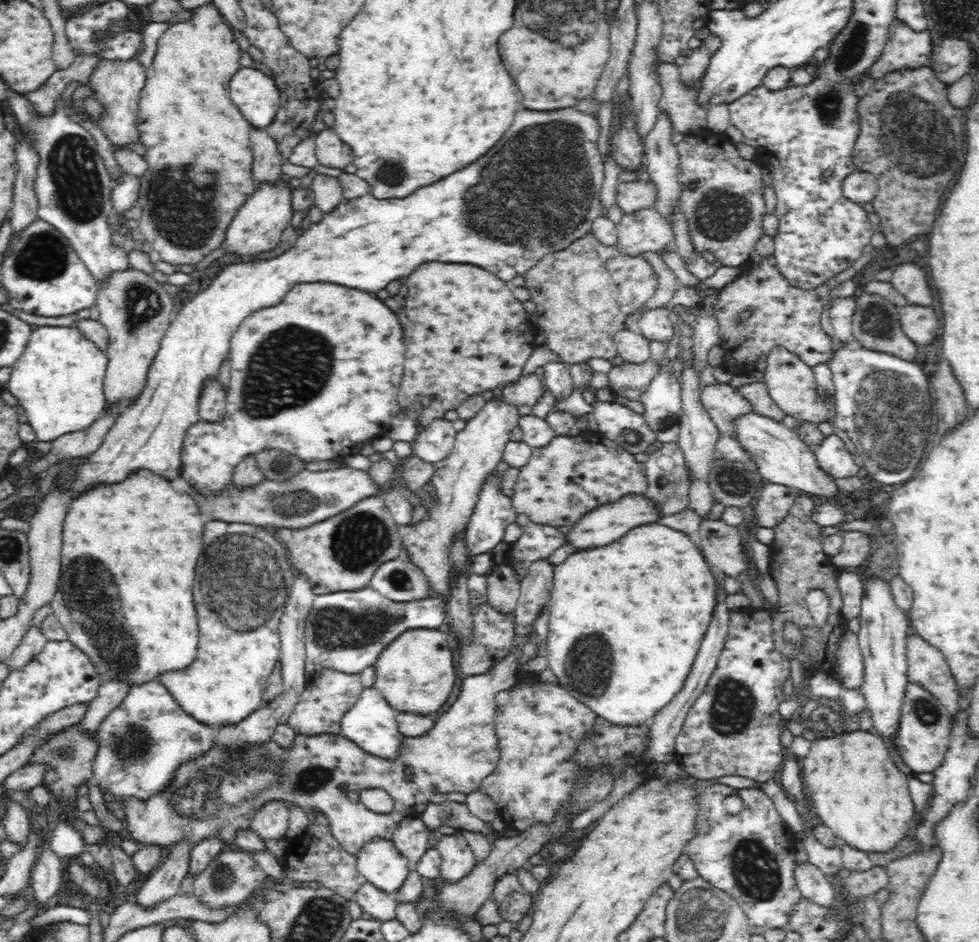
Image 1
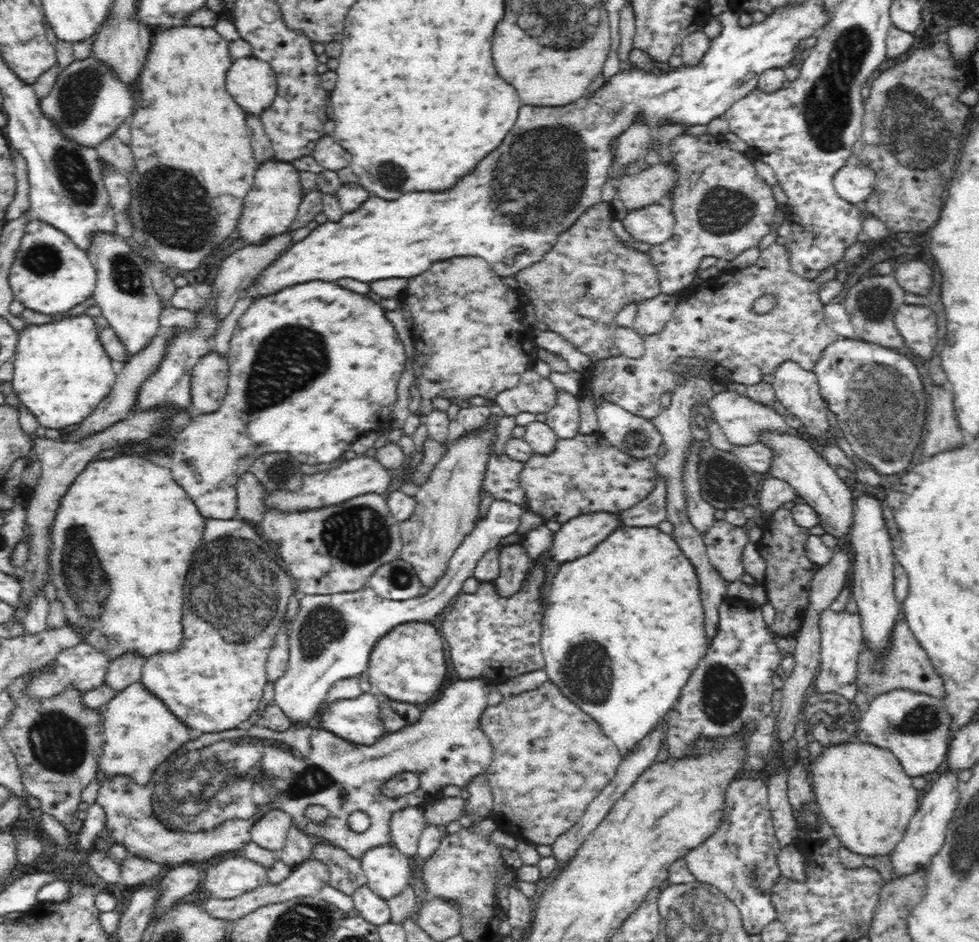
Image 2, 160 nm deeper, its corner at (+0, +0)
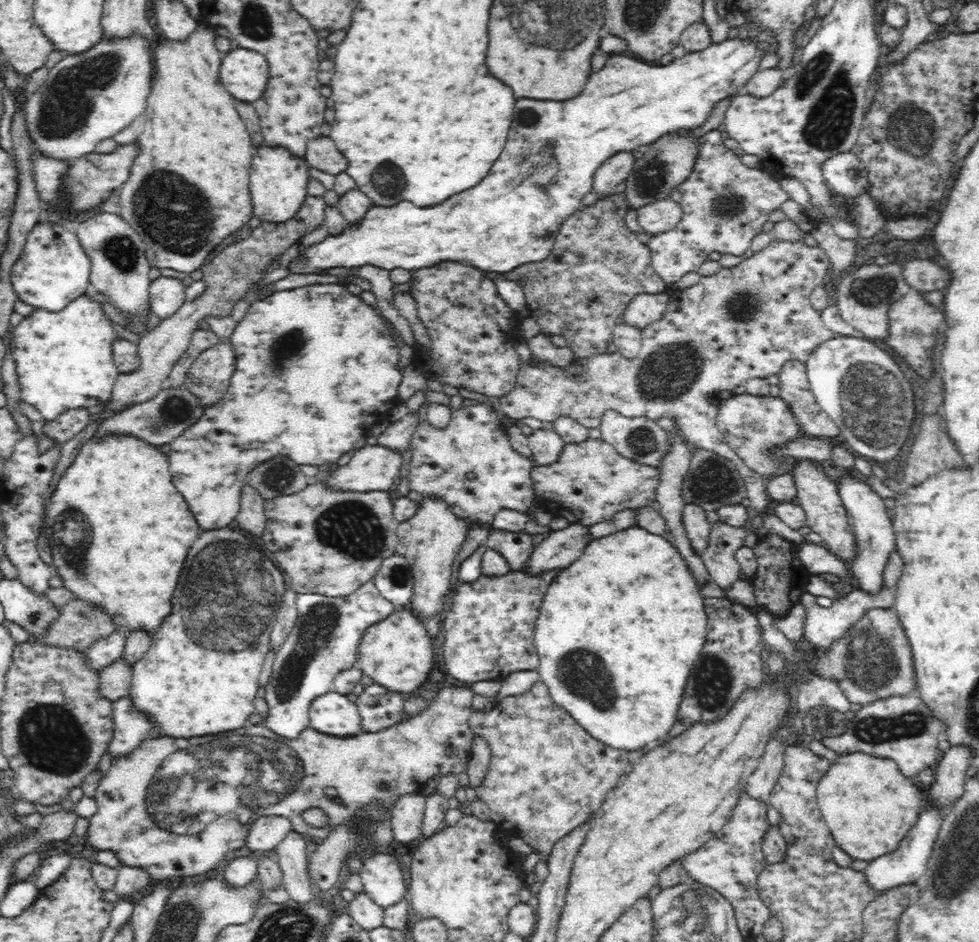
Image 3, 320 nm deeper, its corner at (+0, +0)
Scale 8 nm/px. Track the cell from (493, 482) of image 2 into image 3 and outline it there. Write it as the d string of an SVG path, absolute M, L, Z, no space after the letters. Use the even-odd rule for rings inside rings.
M467 402L461 409L455 410L451 413L450 422L446 427L438 428L433 427L428 423L428 421L421 422L414 430L414 434L411 438L411 447L412 449L412 459L410 460L409 467L409 488L410 490L414 490L414 492L420 492L422 496L428 498L428 496L437 496L440 500L443 500L449 507L450 510L462 520L466 520L470 525L480 524L480 523L488 523L492 524L492 520L494 520L494 516L496 516L496 512L500 510L500 508L510 508L523 513L526 513L532 504L532 500L535 499L534 488L532 479L530 478L531 468L534 466L534 462L532 459L526 458L518 454L518 452L514 451L512 445L510 445L510 441L508 440L508 434L506 430L501 430L501 425L499 424L499 419L496 416L495 411L486 403L479 402ZM468 472L473 472L475 474L474 479L468 479L465 474Z

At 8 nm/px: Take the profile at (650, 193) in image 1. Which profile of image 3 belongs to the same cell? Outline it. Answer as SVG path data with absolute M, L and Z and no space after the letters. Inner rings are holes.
M688 132L662 136L660 140L652 142L642 150L642 158L635 160L632 170L624 179L626 184L624 193L628 197L629 206L636 210L646 204L668 199L670 192L690 176L698 154L697 139Z

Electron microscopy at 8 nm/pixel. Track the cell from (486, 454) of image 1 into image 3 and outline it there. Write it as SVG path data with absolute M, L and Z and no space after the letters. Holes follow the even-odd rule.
M428 496L418 504L414 516L399 523L396 529L399 540L397 554L408 562L413 575L412 611L422 623L432 616L442 616L447 609L444 600L451 590L452 565L470 526L466 520L458 518L443 500Z

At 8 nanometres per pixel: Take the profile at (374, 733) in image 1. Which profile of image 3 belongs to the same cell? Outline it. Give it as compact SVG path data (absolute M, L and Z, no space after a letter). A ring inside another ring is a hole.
M334 690L312 702L309 726L337 737L352 737L362 732L361 716L354 699Z

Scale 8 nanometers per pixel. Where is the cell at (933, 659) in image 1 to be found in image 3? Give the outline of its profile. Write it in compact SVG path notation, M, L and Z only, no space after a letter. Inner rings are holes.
M894 607L871 608L858 624L854 624L852 630L848 630L844 636L836 639L829 649L816 651L816 655L819 661L816 662L814 674L836 681L852 704L863 706L884 697L916 694L911 646Z

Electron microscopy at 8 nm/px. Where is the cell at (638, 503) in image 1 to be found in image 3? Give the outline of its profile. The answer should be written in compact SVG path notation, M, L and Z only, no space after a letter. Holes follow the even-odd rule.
M579 522L570 523L568 527L561 530L552 530L547 538L534 548L523 572L537 575L547 570L562 570L566 568L566 564L578 560L586 544L592 540L594 538L589 534L589 526Z

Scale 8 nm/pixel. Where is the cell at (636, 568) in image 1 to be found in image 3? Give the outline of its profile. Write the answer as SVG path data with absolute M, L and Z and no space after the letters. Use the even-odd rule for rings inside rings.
M630 527L596 539L594 542L590 541L590 544L584 548L582 556L574 564L570 564L566 570L558 573L542 601L534 633L534 646L539 656L536 671L541 676L540 681L546 684L552 699L558 706L564 708L586 732L608 746L624 749L634 754L642 750L648 742L654 742L654 740L661 742L676 722L678 706L684 694L684 684L688 682L690 670L702 646L705 646L708 617L706 617L703 599L692 571L689 570L674 544L663 535L648 532L642 527Z

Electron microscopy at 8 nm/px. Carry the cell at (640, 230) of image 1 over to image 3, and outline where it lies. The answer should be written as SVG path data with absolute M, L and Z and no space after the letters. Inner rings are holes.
M671 198L658 200L637 209L638 222L642 230L657 235L674 228L683 216L680 208Z

